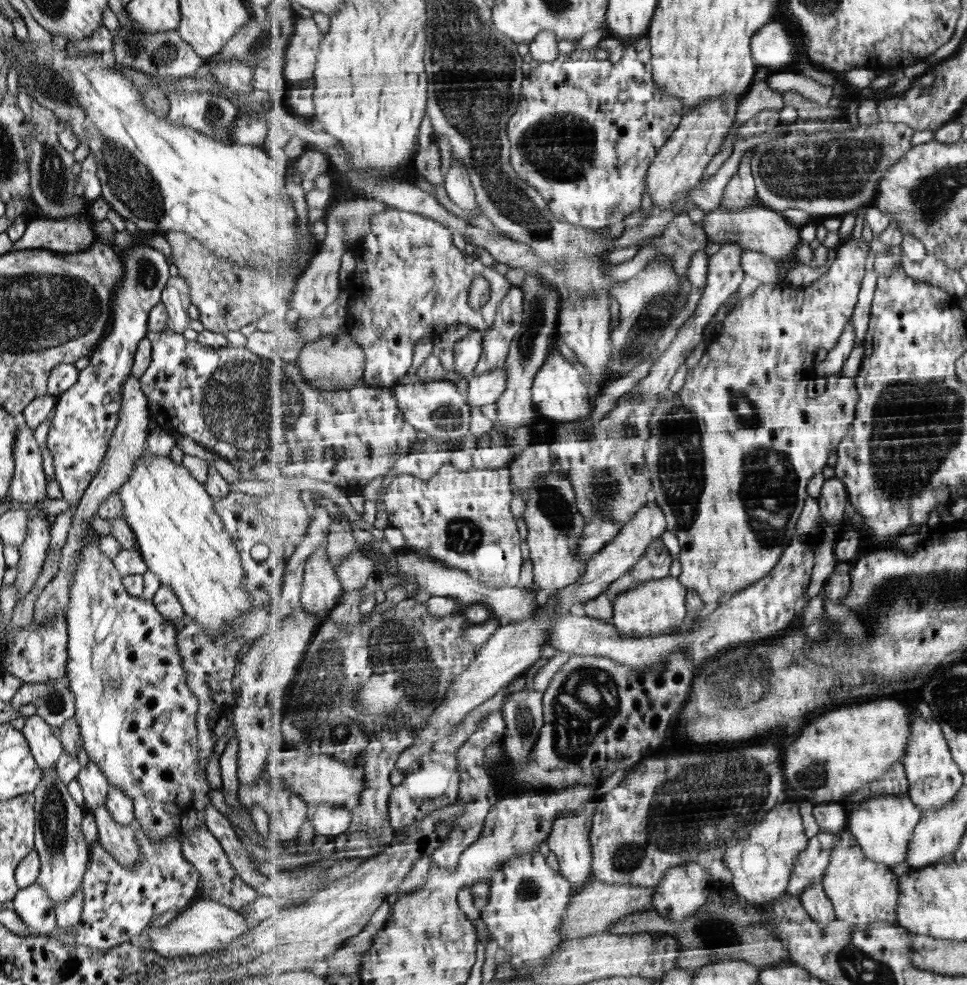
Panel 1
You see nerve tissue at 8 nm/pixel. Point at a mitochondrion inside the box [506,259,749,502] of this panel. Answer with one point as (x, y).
(659, 308)

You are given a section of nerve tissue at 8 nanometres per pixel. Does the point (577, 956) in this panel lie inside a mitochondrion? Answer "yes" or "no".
no

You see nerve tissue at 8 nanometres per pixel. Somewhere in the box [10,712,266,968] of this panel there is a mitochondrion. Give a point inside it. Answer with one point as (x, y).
(53, 827)

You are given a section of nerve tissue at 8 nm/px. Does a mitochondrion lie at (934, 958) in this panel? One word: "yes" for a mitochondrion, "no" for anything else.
no

